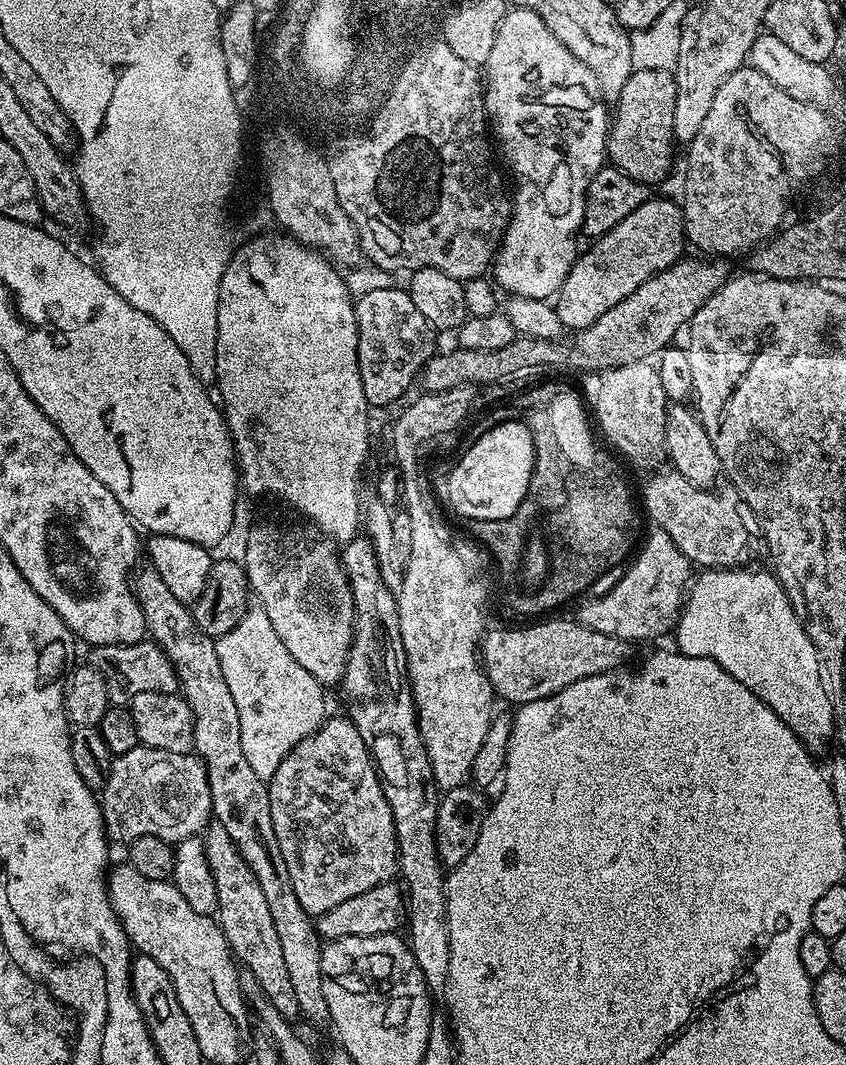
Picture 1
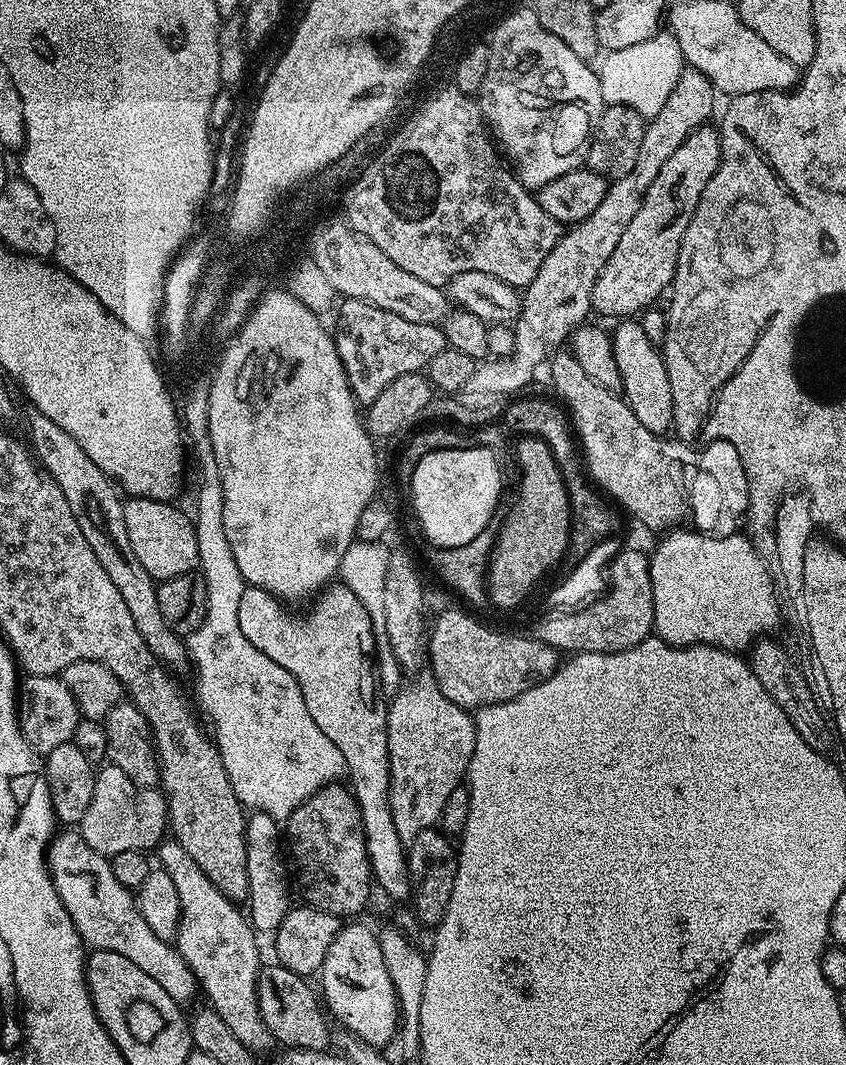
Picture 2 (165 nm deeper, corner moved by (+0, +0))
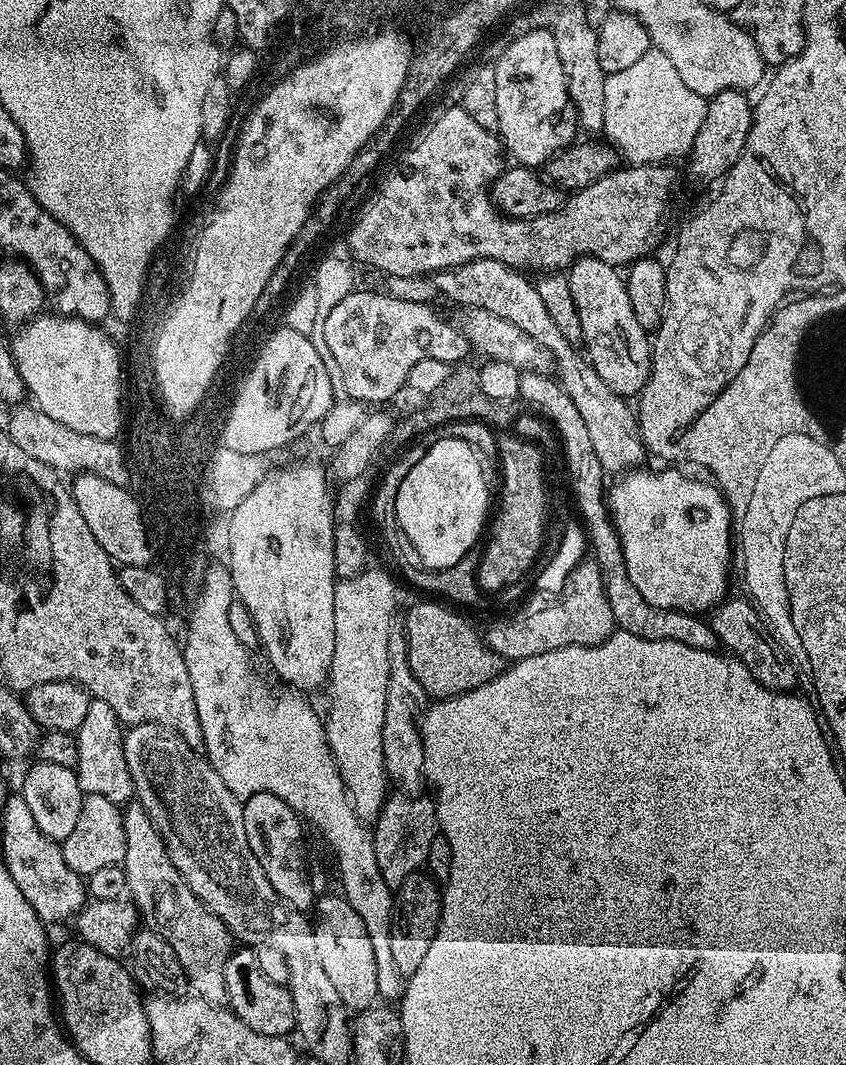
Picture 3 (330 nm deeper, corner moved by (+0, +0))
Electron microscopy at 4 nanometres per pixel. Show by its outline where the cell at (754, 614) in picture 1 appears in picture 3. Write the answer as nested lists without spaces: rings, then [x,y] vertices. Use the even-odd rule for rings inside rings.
[[[672,466],[665,468],[668,468],[665,472],[634,470],[617,479],[620,481],[613,488],[611,485],[606,496],[609,511],[622,542],[626,572],[638,594],[650,606],[667,612],[704,614],[729,595],[728,564],[730,568],[734,560],[734,516],[715,483],[683,476]]]

